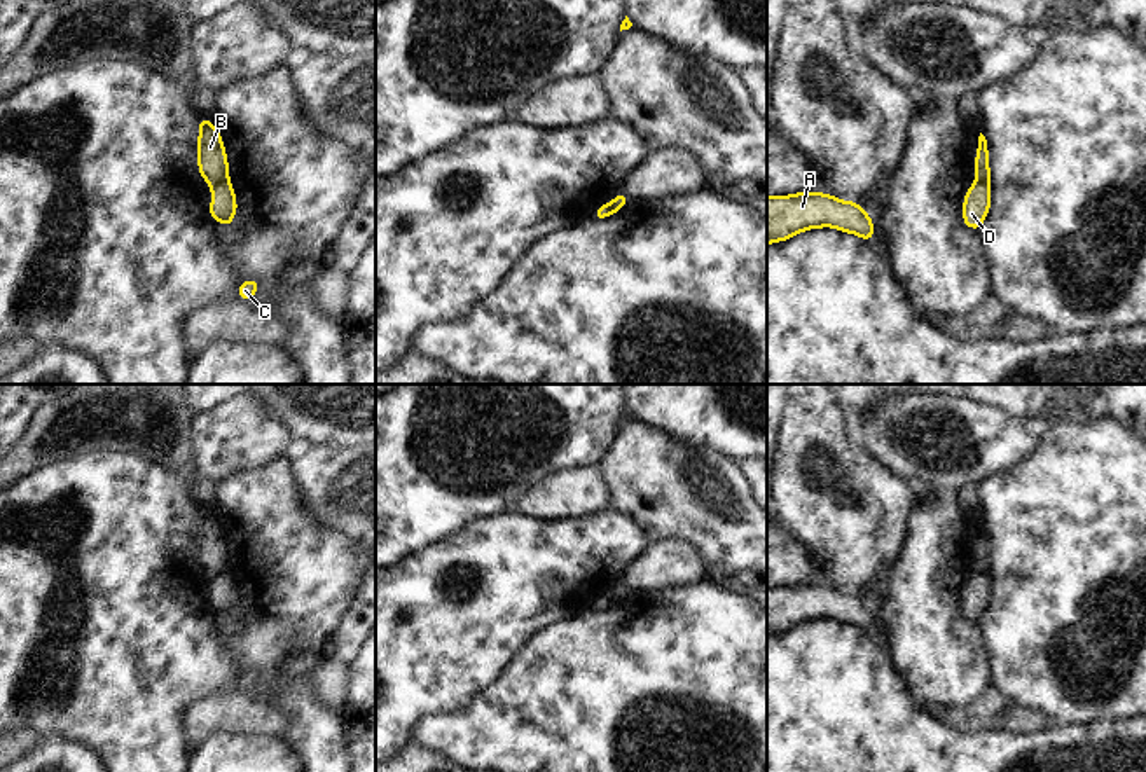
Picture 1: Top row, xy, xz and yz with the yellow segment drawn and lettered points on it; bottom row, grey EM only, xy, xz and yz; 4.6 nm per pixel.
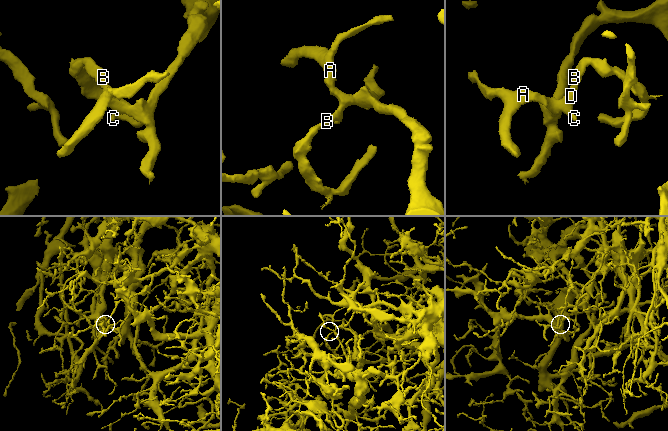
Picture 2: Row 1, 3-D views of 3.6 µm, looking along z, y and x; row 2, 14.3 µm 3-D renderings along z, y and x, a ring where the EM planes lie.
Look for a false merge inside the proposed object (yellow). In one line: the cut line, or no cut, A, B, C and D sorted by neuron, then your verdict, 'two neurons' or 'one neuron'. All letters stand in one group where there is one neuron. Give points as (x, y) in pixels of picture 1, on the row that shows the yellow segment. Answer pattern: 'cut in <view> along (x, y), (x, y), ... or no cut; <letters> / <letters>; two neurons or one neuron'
cut in xy along (227, 177), (212, 189); A C D / B; two neurons

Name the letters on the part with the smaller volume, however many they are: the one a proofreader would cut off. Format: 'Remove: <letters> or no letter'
Remove: B

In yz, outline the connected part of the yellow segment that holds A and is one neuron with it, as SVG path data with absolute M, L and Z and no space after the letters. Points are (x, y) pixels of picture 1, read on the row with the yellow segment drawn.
M828 192L767 196L767 245L791 239L809 229L832 227L873 239L875 225L860 203L842 201Z

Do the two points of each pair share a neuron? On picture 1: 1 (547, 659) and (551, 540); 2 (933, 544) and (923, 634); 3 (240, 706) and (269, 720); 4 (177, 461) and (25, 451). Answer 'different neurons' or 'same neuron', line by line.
1: different neurons
2: same neuron
3: same neuron
4: same neuron

